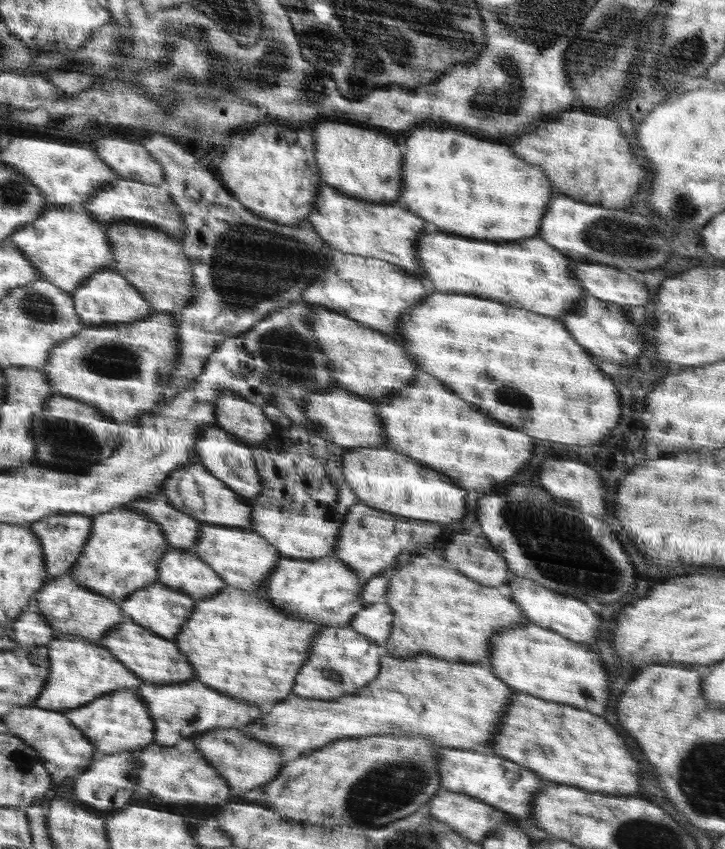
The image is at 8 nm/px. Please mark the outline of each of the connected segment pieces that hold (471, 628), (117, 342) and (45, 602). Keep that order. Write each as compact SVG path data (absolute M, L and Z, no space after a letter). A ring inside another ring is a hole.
M420 554L399 558L395 567L386 568L384 574L389 582L383 598L393 616L393 625L386 643L386 655L395 657L417 657L432 655L434 658L446 658L448 662L480 662L490 650L490 639L501 630L513 629L522 623L530 623L522 614L521 607L502 588L486 586L458 572L449 565L436 566Z
M150 313L136 322L123 322L100 325L87 325L81 328L70 340L53 346L49 361L43 370L50 378L54 395L77 399L90 406L97 406L106 418L119 422L122 430L132 424L132 416L144 417L163 402L166 388L170 386L169 372L176 368L179 355L175 320L169 313Z
M63 574L56 576L52 582L42 586L38 592L38 610L46 618L48 624L60 634L78 634L92 641L99 641L104 634L110 632L114 626L124 621L124 611L120 603L112 602L104 596L94 594L85 586L78 586L73 578Z

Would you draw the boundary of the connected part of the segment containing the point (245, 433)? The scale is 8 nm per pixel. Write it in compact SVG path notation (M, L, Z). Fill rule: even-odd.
M234 392L218 394L215 414L216 424L224 431L255 447L264 445L275 429L262 409L244 401Z

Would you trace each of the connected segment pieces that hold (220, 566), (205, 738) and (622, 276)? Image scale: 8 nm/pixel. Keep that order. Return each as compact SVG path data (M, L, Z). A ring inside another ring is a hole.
M201 523L197 544L192 551L209 563L228 586L250 592L258 592L271 570L282 556L262 535L251 528L229 527Z
M234 728L210 729L200 735L190 737L188 742L192 742L197 752L206 758L205 761L210 762L226 778L227 785L230 786L230 794L233 794L233 798L236 800L236 796L240 796L242 792L248 792L260 784L264 786L266 782L272 782L276 778L276 774L280 772L282 762L280 762L278 748L250 740L248 736L240 734Z
M574 263L573 274L586 293L622 306L649 306L651 297L642 280L602 263Z

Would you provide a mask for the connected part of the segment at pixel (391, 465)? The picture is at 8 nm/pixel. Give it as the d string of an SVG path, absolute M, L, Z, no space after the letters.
M378 445L346 449L344 467L350 490L357 495L361 504L372 509L414 520L444 524L456 524L468 513L464 496L468 500L470 492L464 492L462 487L445 474L389 447Z

